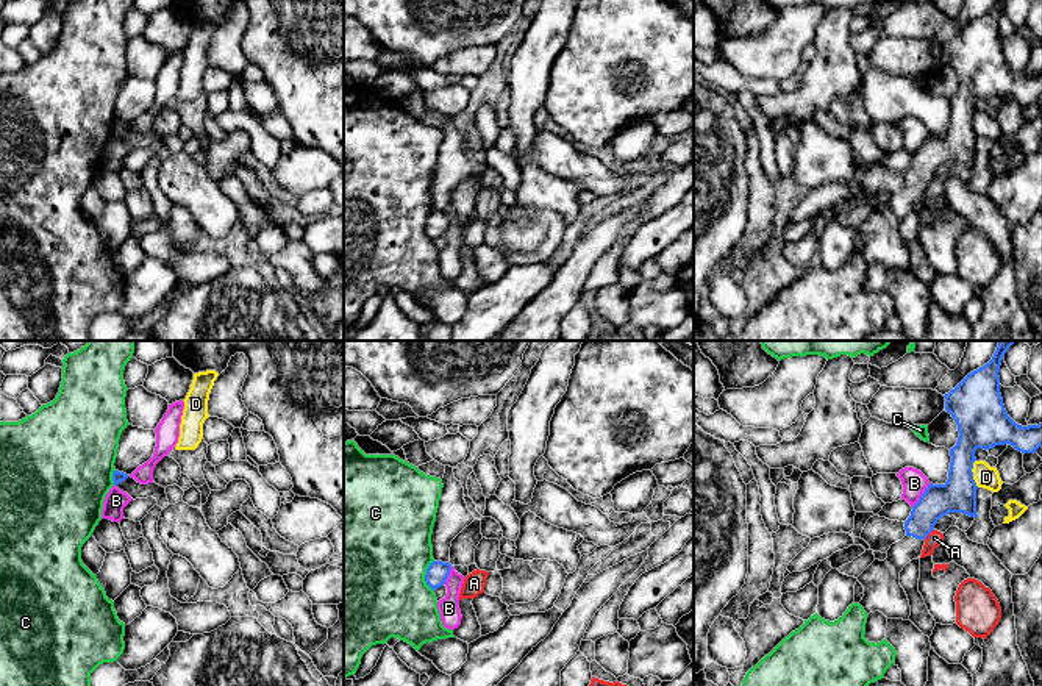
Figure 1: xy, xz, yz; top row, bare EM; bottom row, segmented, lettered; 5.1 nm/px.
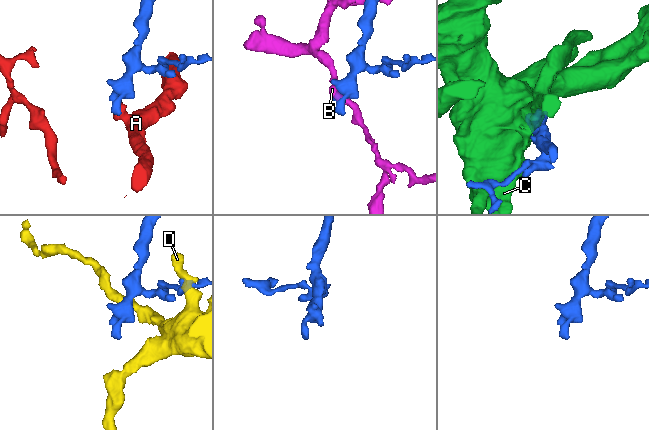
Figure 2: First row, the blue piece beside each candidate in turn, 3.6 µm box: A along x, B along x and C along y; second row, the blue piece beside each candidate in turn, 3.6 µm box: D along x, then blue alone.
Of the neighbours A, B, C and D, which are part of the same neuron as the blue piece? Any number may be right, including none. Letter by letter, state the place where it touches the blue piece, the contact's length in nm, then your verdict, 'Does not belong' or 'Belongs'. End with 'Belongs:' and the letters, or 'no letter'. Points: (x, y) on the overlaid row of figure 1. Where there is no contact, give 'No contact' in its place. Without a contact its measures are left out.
A: Touches blue at yz (928, 533). Shared border 80 nm. Does not belong
B: Touches blue at yz (922, 496). Shared border 160 nm. Does not belong
C: Touches blue at xz (425, 575). Shared border 170 nm. Does not belong
D: Touches blue at yz (972, 474). Shared border 140 nm. Does not belong
Belongs: no letter

